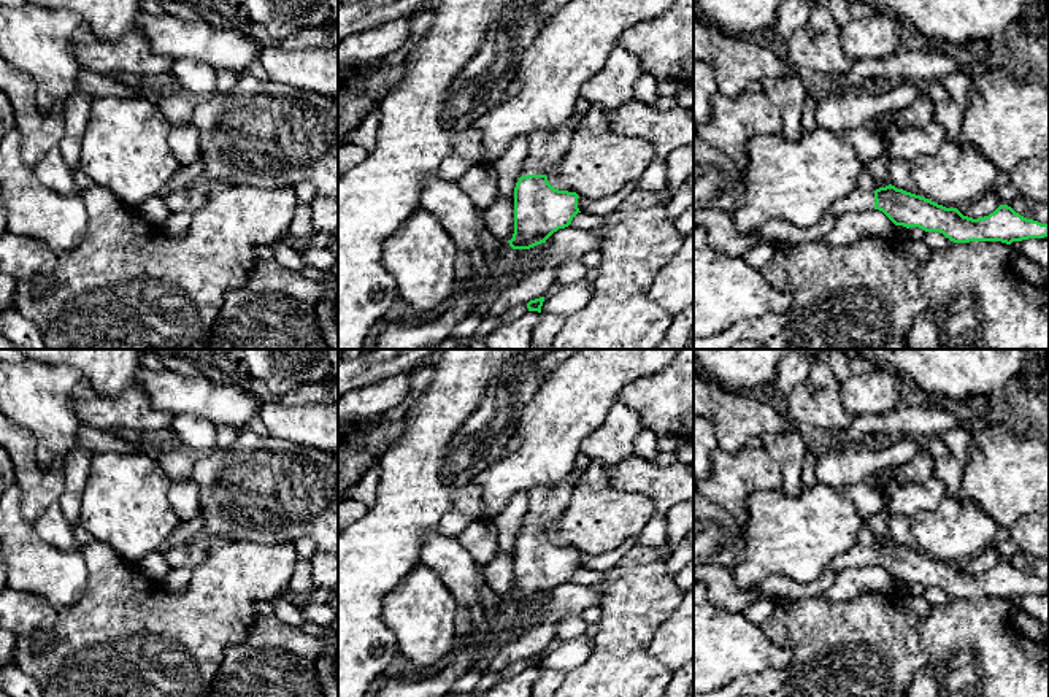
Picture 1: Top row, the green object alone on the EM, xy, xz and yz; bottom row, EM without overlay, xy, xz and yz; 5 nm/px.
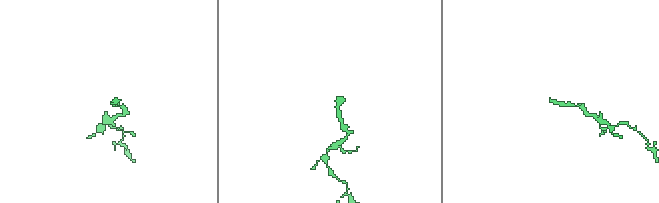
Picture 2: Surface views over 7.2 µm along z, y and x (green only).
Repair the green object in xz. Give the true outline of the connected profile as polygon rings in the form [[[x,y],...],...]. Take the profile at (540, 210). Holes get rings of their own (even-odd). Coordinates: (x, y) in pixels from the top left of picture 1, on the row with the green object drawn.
[[[579,100],[573,114],[559,127],[530,133],[528,154],[522,176],[514,187],[514,233],[508,241],[513,249],[530,249],[571,224],[581,213],[576,192],[554,189],[548,171],[568,151],[573,135],[589,111]]]

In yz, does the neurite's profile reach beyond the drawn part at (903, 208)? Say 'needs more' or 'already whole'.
needs more

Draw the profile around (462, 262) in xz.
[[[457,248],[455,257],[454,257],[455,287],[463,286],[471,278],[473,278],[473,262],[471,262],[470,252],[467,252],[462,248]]]

